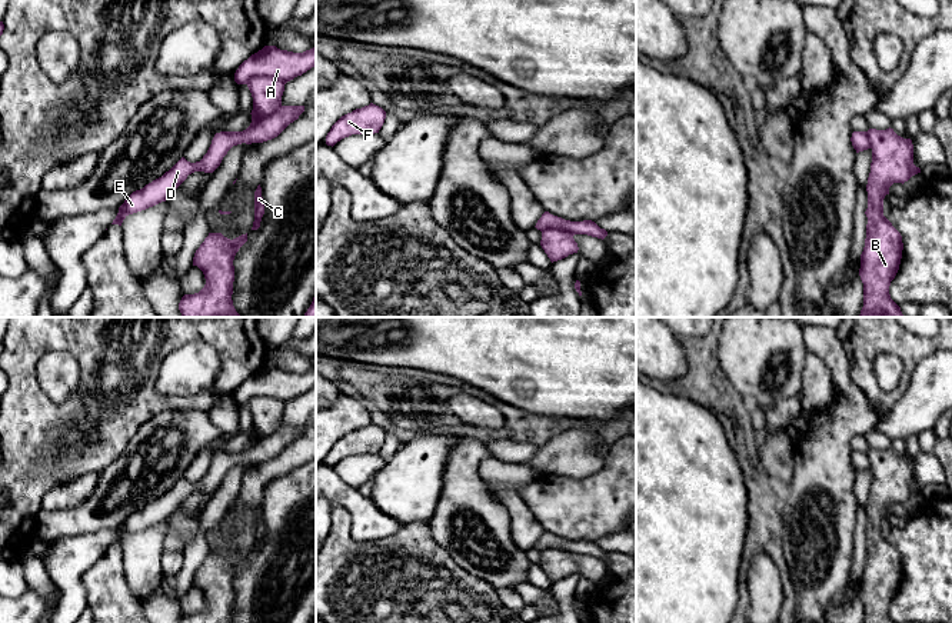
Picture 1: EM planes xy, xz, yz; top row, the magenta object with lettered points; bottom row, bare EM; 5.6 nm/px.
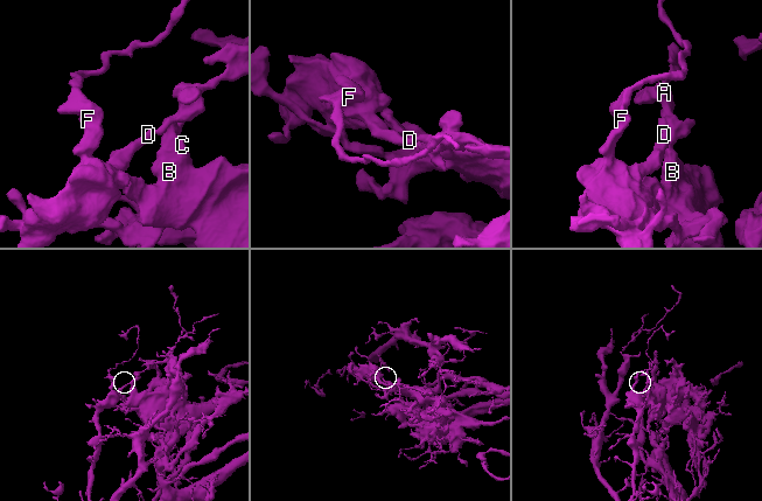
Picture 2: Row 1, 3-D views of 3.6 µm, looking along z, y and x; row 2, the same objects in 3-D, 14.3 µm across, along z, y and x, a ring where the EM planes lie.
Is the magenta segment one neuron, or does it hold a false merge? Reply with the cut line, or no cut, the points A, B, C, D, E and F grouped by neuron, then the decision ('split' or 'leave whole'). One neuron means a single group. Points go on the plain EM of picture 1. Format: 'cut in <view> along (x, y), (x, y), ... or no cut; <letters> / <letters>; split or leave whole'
cut in yz along (854, 452), (858, 459), (866, 459), (871, 467); A B C / D E F; split

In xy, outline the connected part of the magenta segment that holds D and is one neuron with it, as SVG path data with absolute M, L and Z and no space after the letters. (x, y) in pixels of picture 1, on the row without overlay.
M216 453L207 473L200 482L190 483L182 477L162 497L146 504L143 509L133 512L119 527L119 533L111 544L122 546L123 540L133 533L153 527L166 519L194 492L213 493L222 483L223 477L233 467L242 464L236 459L229 459Z

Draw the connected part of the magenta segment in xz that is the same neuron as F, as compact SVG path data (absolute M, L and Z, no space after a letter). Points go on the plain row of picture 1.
M370 423L362 429L342 436L326 456L326 464L334 466L344 457L352 454L375 454L379 453L386 439L386 432Z

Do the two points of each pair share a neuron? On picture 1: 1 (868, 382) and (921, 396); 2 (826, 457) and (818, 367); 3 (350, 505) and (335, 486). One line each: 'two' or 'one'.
1: two
2: two
3: one

